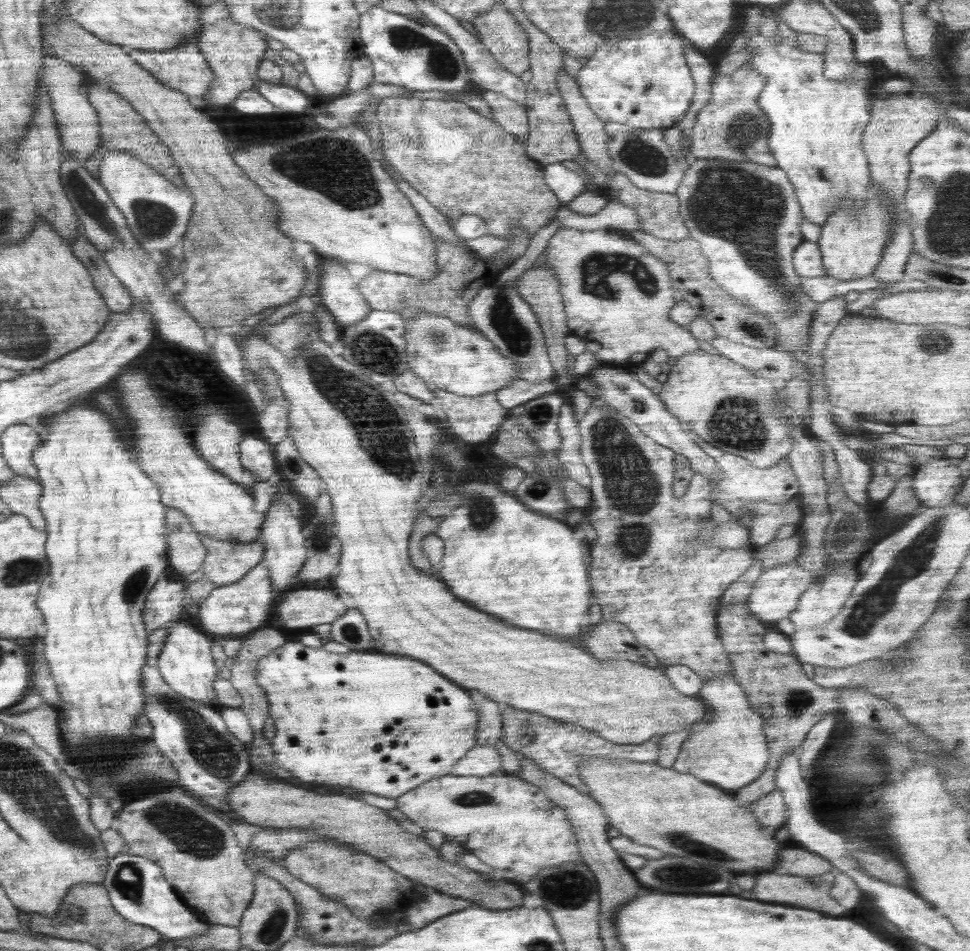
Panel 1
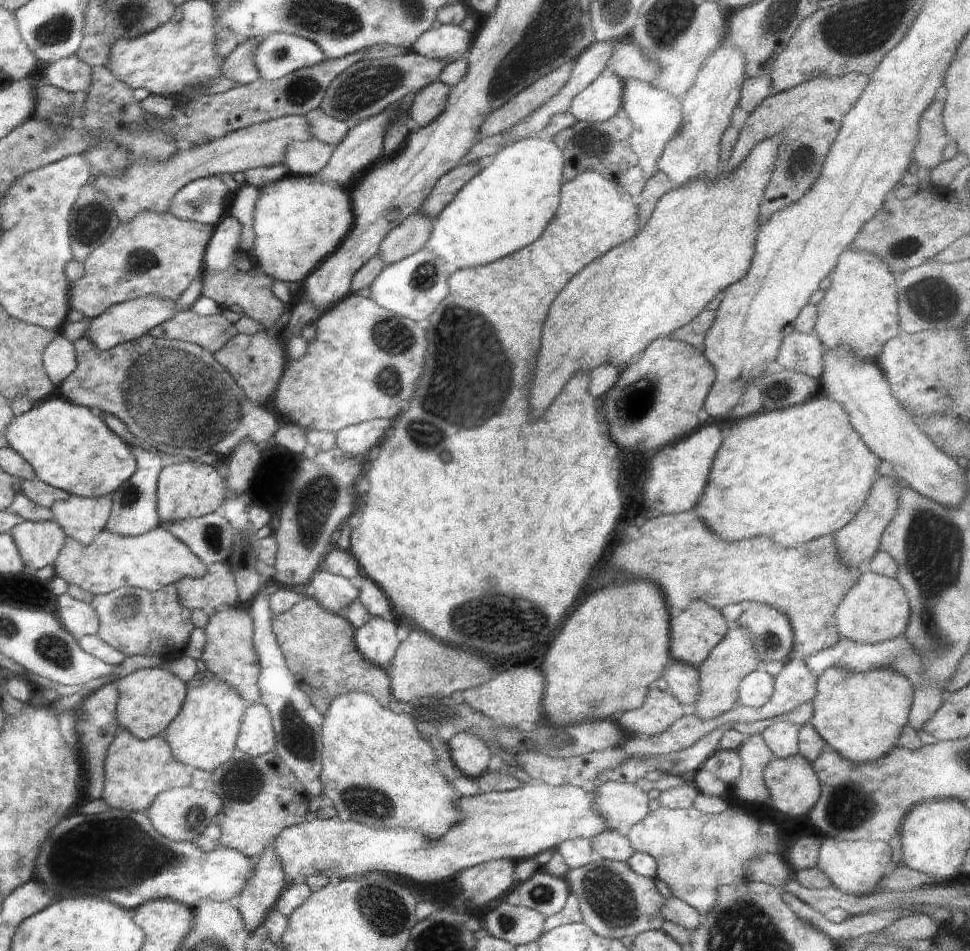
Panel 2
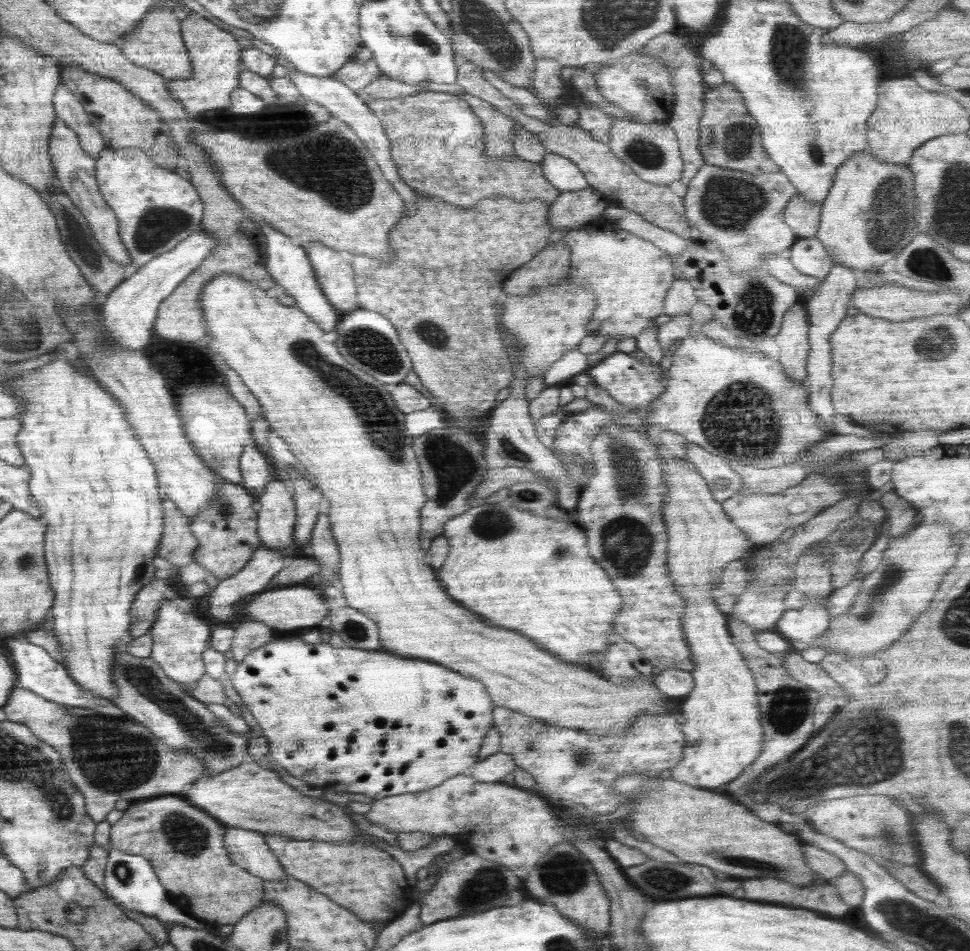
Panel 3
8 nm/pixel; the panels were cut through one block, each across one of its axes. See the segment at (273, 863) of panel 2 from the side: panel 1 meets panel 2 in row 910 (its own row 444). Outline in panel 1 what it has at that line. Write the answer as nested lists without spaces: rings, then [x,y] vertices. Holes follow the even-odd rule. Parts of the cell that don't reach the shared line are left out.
[[[244,434],[239,442],[239,459],[245,470],[259,480],[269,480],[278,467],[274,446],[254,435]]]

